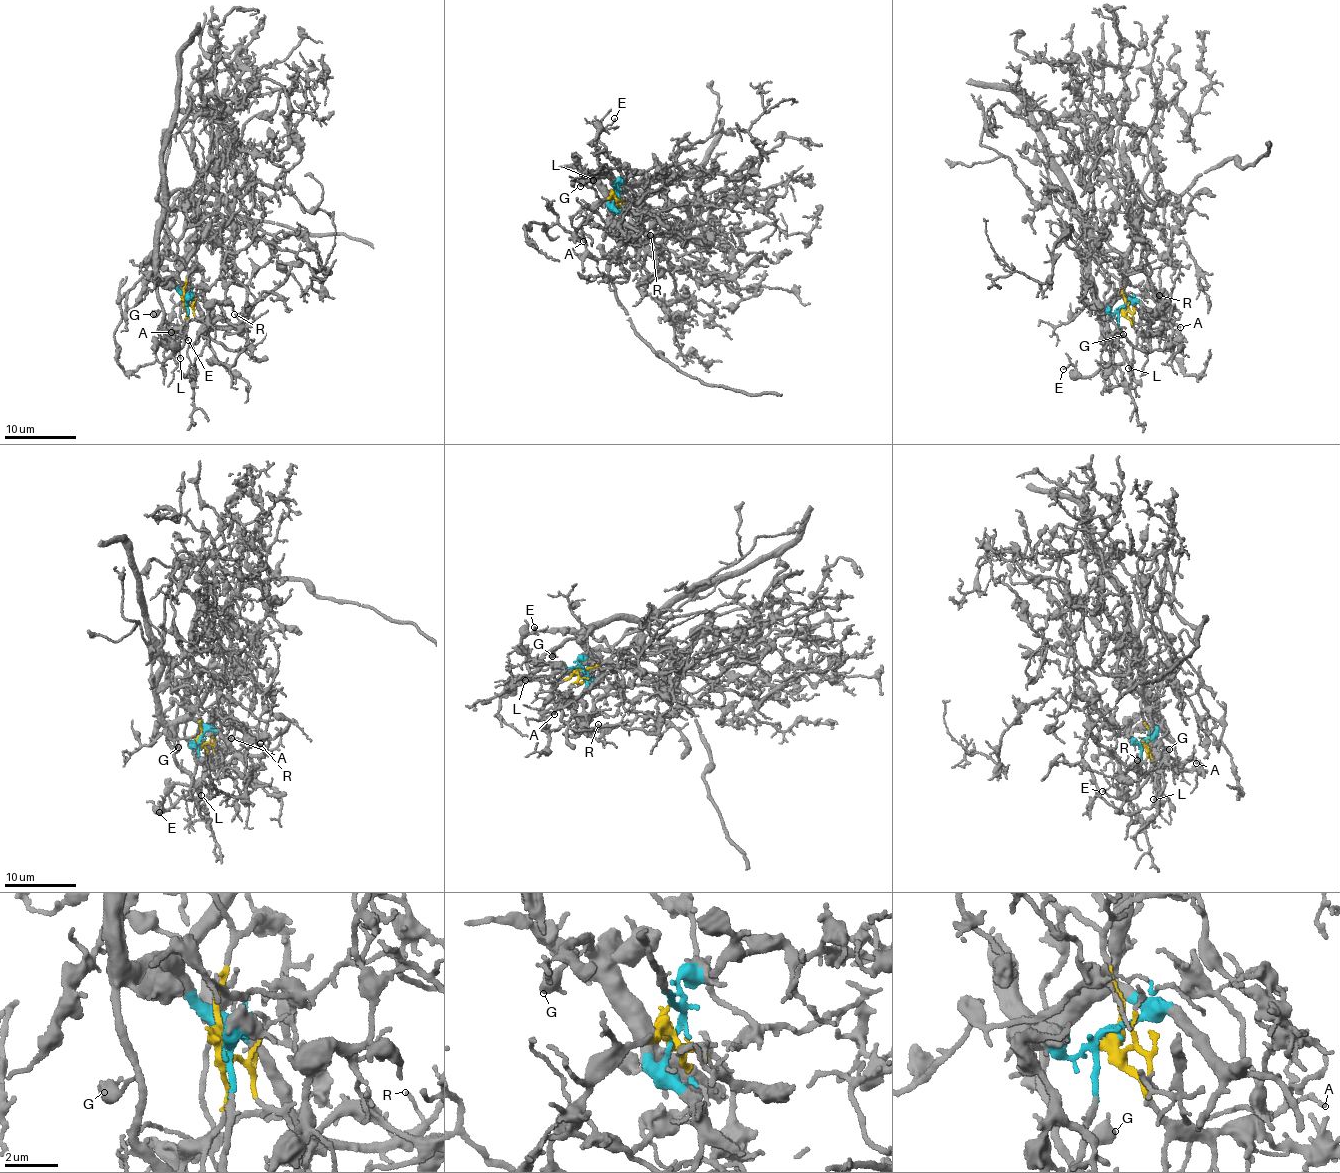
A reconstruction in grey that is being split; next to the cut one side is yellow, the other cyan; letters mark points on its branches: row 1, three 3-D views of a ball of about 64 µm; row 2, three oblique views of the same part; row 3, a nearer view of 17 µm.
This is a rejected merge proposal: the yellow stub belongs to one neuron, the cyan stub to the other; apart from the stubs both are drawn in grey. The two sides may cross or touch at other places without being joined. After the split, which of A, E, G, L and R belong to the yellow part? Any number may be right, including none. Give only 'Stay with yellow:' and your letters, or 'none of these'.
Stay with yellow: A, L

